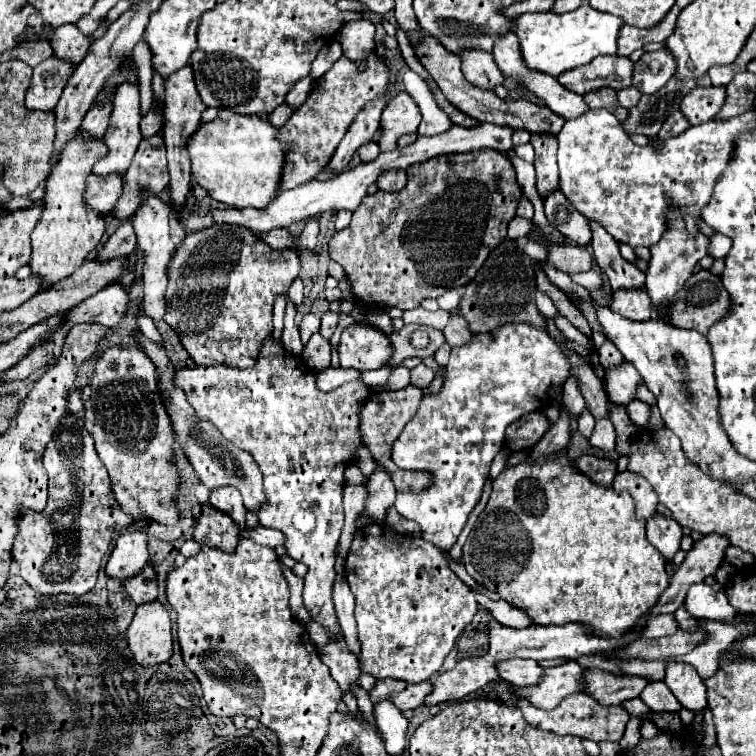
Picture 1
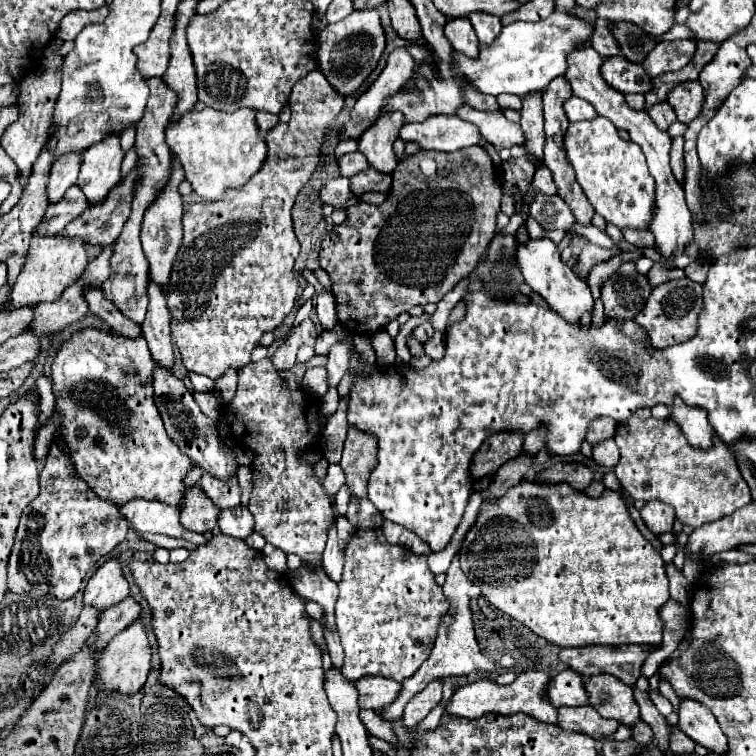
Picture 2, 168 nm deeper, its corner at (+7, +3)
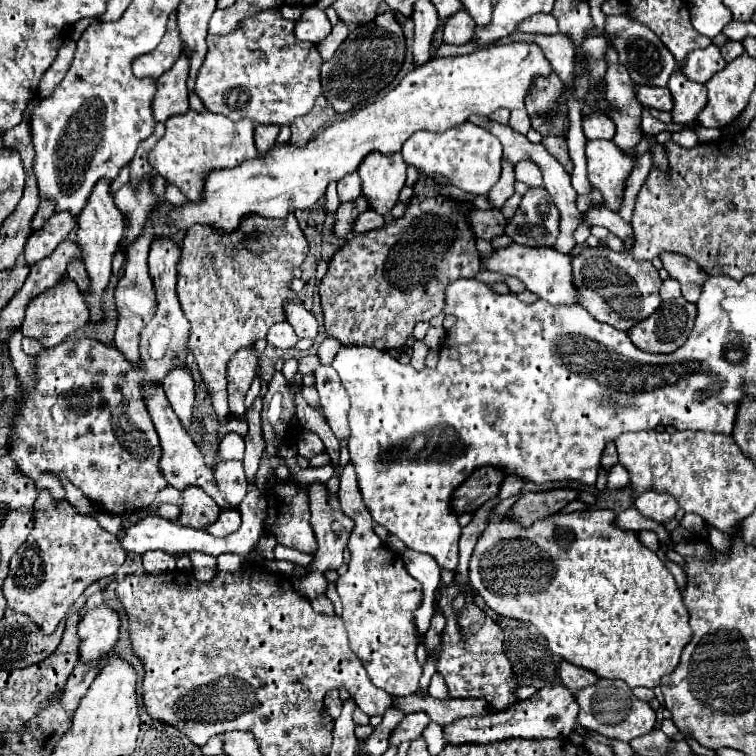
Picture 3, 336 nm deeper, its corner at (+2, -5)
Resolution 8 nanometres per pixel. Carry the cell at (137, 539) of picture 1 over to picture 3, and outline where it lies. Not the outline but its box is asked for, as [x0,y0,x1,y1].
[79,603,121,663]

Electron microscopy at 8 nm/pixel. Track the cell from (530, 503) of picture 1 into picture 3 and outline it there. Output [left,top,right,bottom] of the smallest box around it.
[469,509,691,689]

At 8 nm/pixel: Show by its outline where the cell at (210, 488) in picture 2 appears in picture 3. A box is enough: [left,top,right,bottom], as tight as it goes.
[215,461,247,509]

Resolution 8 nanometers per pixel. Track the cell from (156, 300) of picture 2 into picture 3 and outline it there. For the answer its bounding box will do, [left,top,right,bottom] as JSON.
[161,365,195,427]

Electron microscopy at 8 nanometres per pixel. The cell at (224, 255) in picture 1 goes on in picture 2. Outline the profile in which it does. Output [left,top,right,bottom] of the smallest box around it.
[166,71,344,381]

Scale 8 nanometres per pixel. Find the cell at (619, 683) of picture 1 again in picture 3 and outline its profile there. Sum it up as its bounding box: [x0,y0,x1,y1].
[443,685,579,743]

